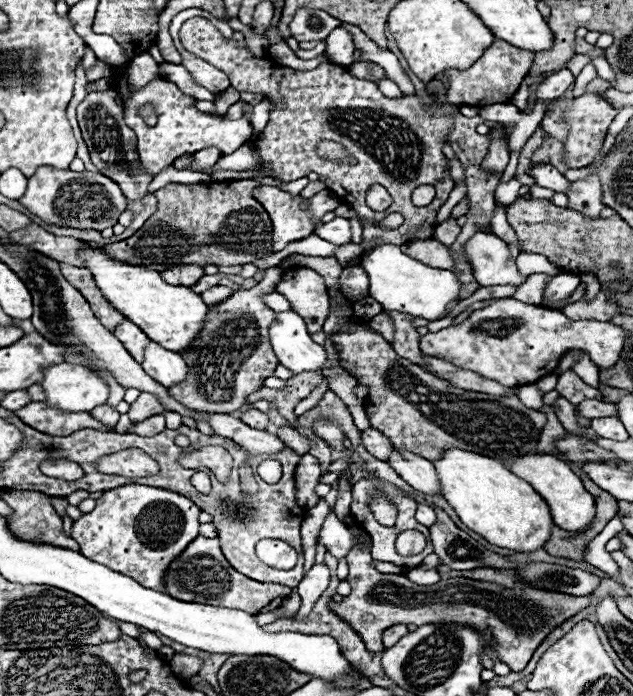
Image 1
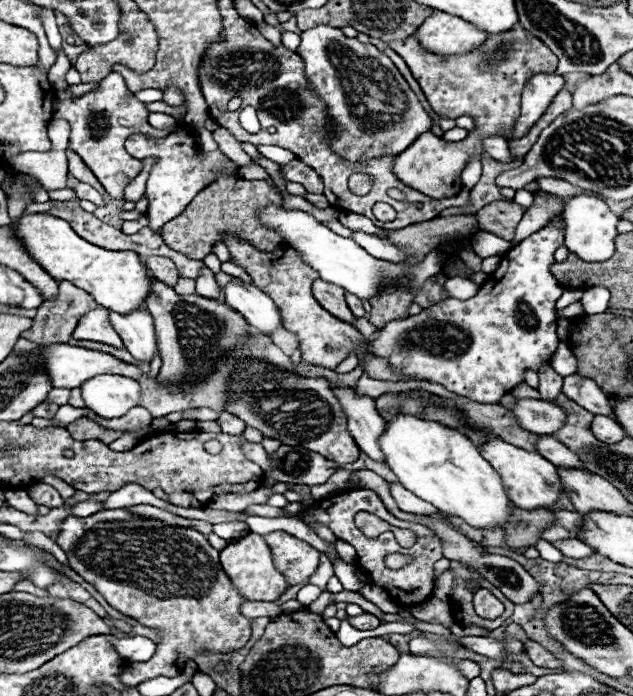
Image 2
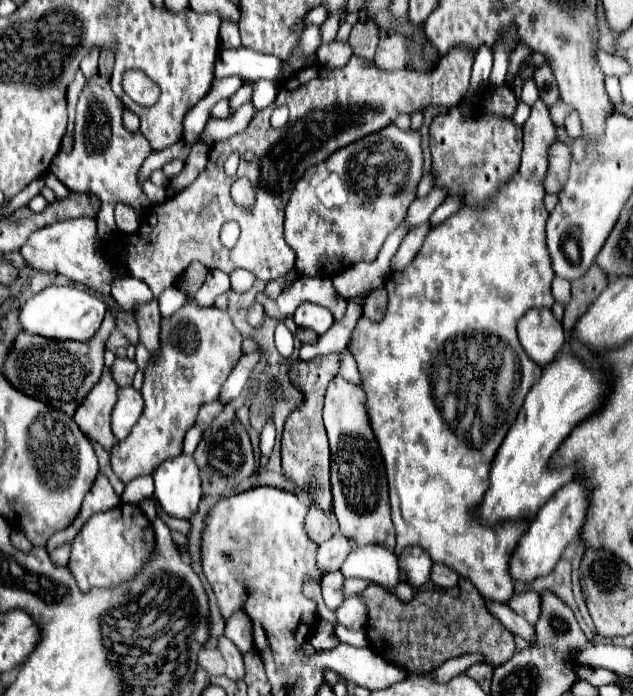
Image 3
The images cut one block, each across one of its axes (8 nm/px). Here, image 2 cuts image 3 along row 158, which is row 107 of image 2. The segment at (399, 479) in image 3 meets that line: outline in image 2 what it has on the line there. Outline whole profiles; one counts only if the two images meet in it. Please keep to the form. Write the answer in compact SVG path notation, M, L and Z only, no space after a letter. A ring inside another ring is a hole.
M534 74L522 92L522 114L514 124L514 134L520 138L526 134L538 118L546 112L554 96L564 88L564 78L558 74Z

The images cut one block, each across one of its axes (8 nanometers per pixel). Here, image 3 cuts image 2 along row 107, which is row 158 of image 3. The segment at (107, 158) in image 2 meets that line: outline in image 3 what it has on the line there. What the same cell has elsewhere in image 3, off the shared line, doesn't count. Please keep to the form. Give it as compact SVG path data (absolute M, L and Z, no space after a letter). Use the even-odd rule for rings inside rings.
M96 76L86 82L84 92L80 94L76 108L76 128L74 128L74 148L70 154L60 152L56 160L52 160L52 172L56 178L74 192L96 194L102 200L98 222L100 240L110 240L110 232L114 232L114 206L118 202L134 206L140 214L150 208L150 200L142 192L138 184L138 168L150 154L150 144L139 130L130 132L122 124L122 102L116 98L112 88L108 88L106 76Z

